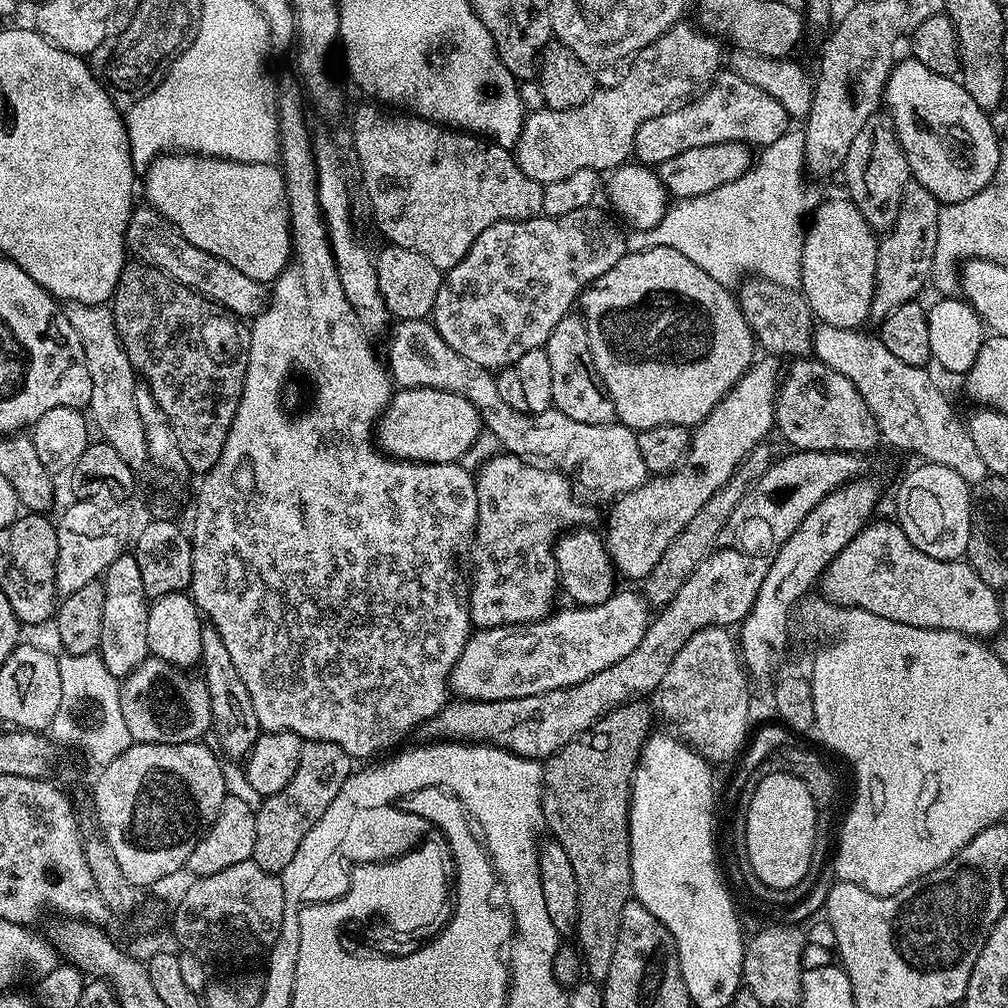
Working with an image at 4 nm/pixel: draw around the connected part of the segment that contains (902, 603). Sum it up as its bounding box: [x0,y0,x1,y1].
[818,522,1006,638]

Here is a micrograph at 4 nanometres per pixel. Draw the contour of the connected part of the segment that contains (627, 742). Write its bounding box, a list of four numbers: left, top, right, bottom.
[542,702,654,985]

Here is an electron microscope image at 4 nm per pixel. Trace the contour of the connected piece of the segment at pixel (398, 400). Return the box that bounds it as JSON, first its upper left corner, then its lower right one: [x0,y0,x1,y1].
[374,388,482,464]

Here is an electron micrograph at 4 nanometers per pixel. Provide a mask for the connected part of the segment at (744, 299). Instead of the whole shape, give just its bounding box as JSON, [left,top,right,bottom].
[736,277,814,358]

